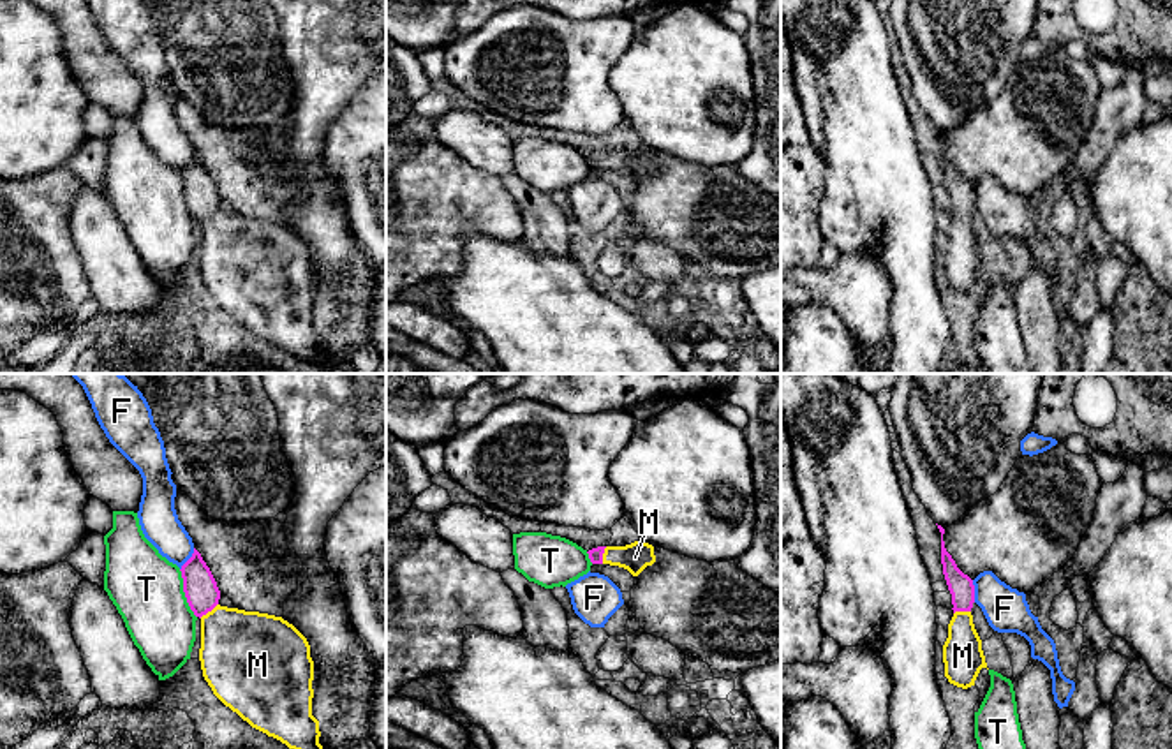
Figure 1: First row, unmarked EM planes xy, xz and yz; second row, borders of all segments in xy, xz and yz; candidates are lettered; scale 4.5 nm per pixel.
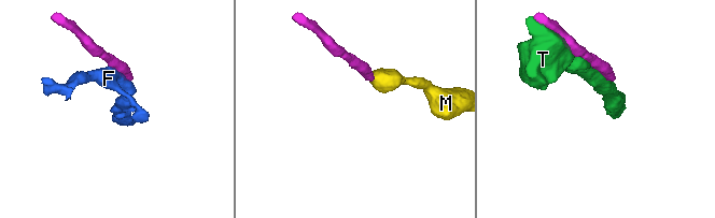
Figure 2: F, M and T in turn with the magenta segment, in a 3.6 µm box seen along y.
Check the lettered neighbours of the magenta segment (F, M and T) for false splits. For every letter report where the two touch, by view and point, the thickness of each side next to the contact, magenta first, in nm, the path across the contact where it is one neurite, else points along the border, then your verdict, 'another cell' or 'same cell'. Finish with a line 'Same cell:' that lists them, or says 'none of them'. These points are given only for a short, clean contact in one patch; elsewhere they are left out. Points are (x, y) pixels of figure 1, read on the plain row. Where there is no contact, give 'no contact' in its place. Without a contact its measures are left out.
F: contact yz (973, 196); calibres 120 and 200 nm; another cell
M: contact xy (208, 215); calibres 150 and 380 nm; way xy (200, 192), (208, 215), (242, 258); same cell
T: contact xy (185, 200); calibres 150 and 320 nm; another cell
Same cell: M

